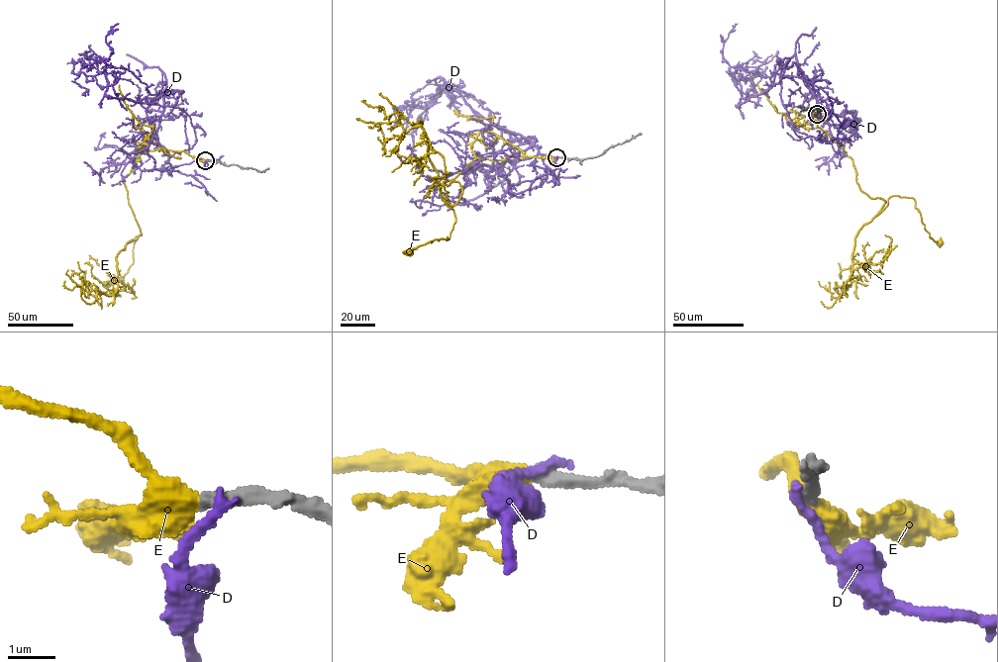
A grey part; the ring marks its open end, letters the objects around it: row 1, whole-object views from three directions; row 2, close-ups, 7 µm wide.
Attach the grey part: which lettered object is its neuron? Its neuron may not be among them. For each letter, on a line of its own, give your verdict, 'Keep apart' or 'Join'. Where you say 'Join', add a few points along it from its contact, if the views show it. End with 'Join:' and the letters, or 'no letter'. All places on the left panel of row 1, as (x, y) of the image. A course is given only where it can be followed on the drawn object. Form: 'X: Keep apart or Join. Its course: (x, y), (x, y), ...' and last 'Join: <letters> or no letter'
D: Keep apart
E: Join. Its course: (205, 160), (183, 150), (141, 153), (122, 180), (142, 235), (125, 244), (138, 238), (123, 280), (107, 285)
Join: E

